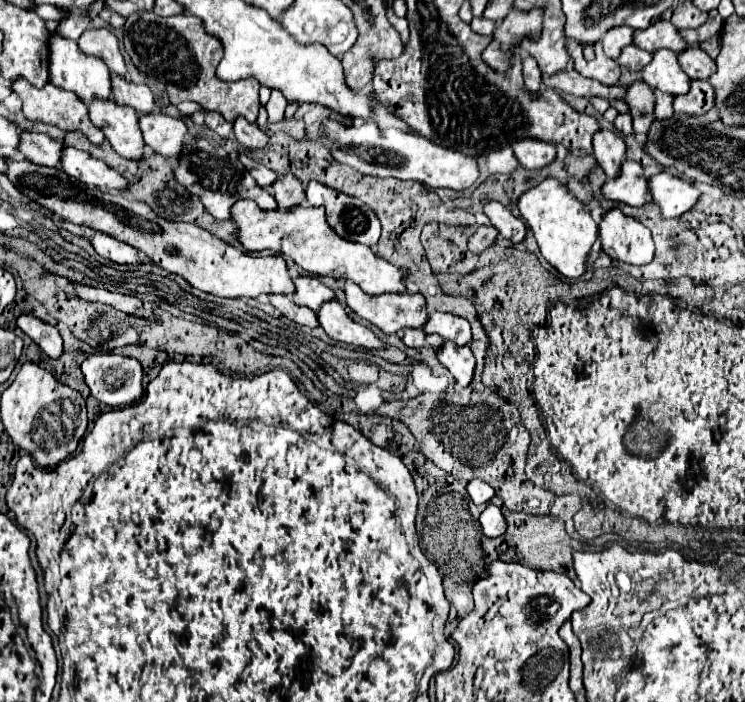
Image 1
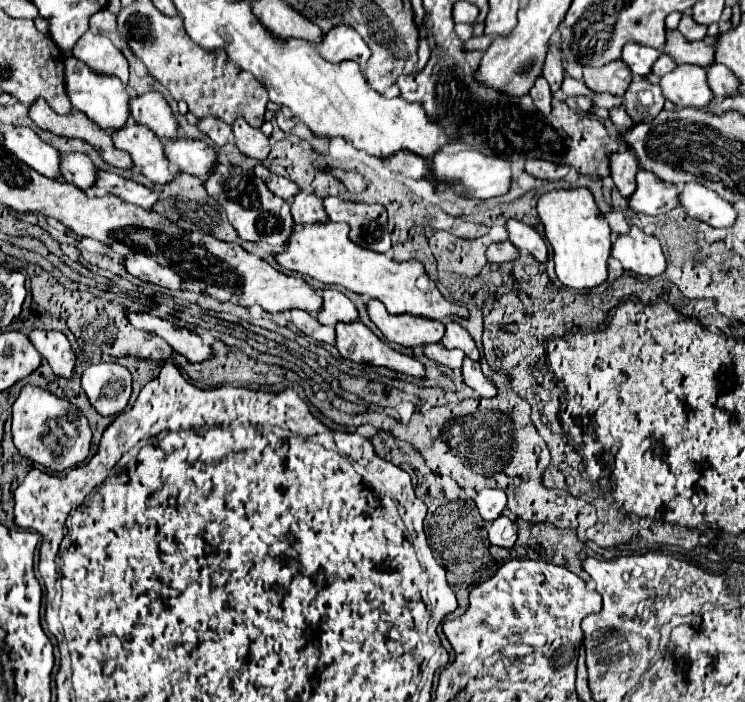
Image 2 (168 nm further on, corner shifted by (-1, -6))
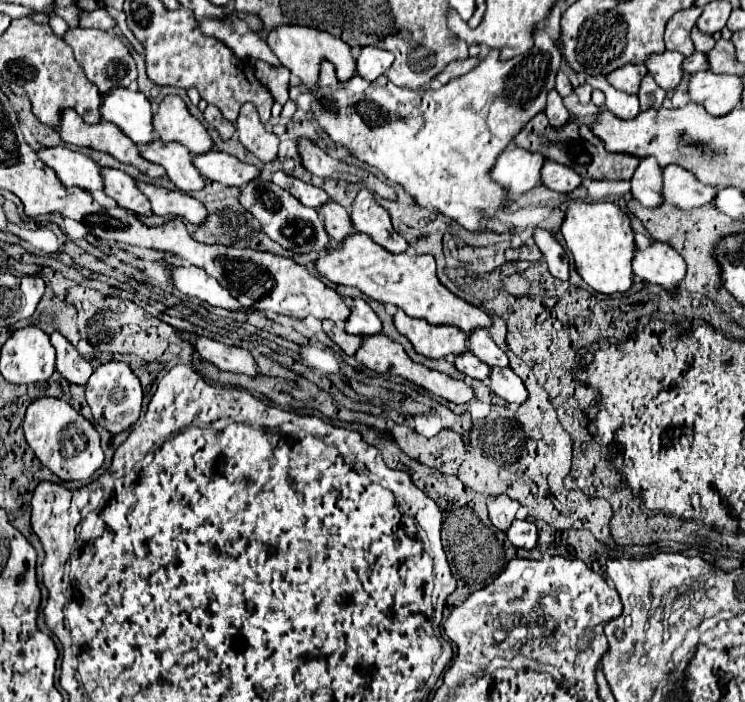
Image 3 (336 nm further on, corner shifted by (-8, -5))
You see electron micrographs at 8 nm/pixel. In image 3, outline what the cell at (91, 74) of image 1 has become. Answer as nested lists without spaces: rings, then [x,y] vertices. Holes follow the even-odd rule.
[[[118,87],[102,97],[100,111],[104,121],[118,125],[136,145],[148,145],[154,141],[152,107],[144,93]]]

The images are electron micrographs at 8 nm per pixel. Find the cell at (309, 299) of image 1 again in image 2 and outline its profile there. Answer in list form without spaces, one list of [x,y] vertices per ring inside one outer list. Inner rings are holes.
[[[325,288],[321,298],[323,298],[323,306],[317,312],[317,320],[321,324],[333,326],[337,322],[353,322],[357,318],[357,308],[345,294]]]

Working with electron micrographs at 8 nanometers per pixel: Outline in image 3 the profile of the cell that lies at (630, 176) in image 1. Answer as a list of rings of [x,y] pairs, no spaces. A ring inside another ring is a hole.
[[[670,165],[664,167],[664,199],[680,209],[694,209],[710,203],[718,193],[718,187],[700,183],[690,171]]]

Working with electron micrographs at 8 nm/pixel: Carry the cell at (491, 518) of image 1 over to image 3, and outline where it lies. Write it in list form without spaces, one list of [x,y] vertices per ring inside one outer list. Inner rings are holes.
[[[516,519],[506,535],[508,535],[508,541],[516,547],[534,549],[538,543],[538,527],[532,521],[518,521]]]

